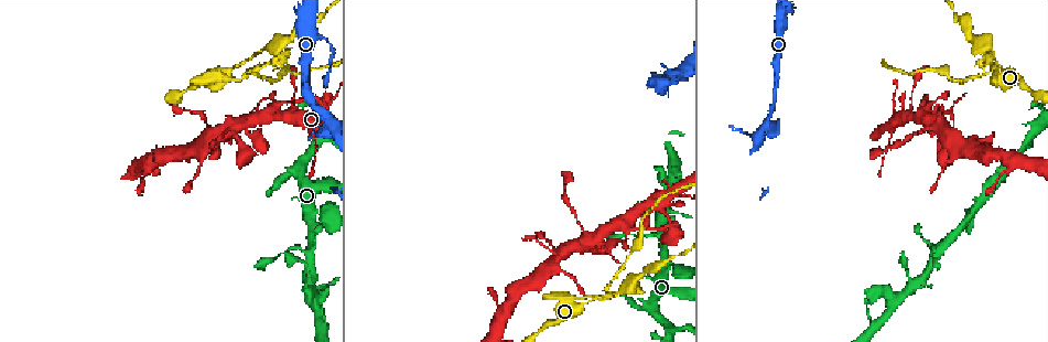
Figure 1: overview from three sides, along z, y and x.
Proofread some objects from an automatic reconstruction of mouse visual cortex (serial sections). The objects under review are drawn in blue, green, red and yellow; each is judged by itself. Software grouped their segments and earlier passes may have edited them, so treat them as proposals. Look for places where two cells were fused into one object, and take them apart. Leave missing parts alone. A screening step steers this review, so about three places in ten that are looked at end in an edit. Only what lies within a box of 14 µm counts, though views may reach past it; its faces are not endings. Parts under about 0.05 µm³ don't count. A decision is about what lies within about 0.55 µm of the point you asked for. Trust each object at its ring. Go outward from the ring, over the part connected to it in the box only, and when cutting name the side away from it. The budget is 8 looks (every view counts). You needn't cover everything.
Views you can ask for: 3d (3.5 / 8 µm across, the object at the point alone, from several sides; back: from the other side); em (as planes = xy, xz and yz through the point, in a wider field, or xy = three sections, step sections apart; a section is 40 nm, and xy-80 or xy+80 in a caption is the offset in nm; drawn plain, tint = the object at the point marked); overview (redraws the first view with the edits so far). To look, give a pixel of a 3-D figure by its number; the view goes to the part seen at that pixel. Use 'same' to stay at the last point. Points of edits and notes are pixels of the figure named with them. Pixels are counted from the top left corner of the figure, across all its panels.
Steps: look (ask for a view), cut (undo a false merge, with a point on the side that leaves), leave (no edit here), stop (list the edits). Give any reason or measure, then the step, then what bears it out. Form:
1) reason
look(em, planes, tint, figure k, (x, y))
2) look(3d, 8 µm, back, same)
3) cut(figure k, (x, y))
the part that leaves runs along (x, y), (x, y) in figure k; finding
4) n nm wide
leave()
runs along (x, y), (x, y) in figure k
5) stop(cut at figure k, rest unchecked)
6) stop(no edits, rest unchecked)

look(3d, 3.5 µm, figure 1, (962, 228))

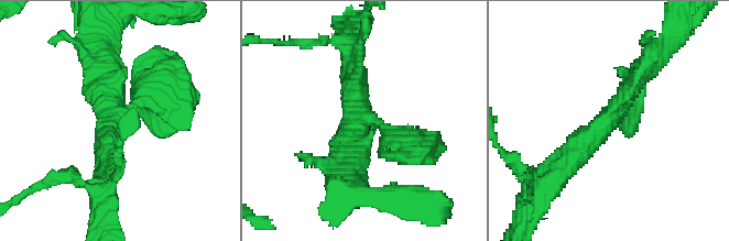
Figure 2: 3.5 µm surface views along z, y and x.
3 arms; arms of 300, 350, 350 nm
look(em, xy, step 2, tint, figure 2, (608, 116))

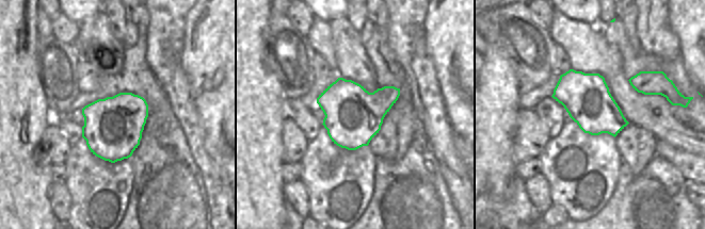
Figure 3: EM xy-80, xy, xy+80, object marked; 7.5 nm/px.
leave()
continuous, no second cell

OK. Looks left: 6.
three-way junction
look(em, xy, step 3, tint, figure 1, (301, 172))

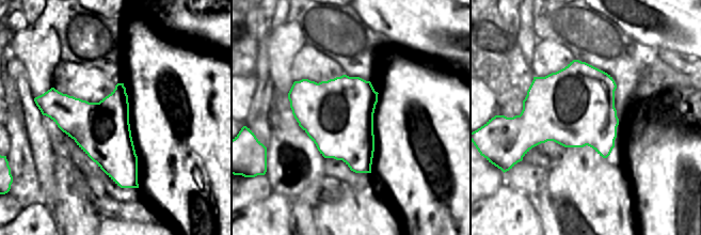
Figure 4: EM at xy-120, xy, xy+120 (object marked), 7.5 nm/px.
look(3d, 3.5 µm, same)

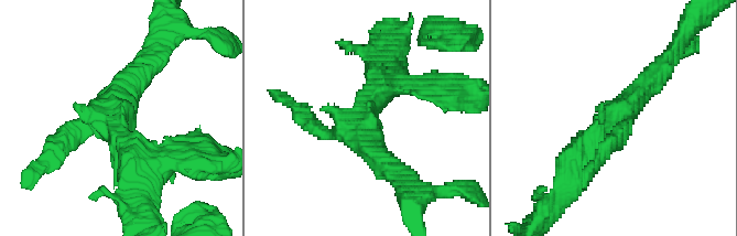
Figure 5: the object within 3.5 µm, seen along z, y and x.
leave()
runs along (568, 185), (580, 161), (661, 66) in figure 5; one cell here

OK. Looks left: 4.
sharp bend
look(3d, 8 µm, figure 1, (999, 70))

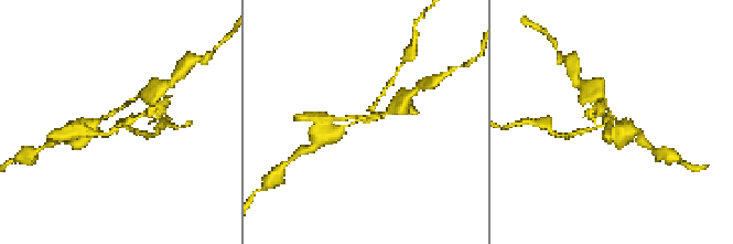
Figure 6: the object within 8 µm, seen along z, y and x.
3 arms; arms of 150, 150, 150 nm
look(em, xy, step 5, tint, figure 6, (124, 123))

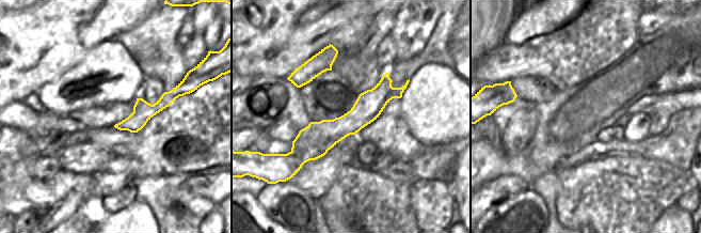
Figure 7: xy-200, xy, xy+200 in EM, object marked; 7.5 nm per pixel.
leave()
runs along (400, 90), (383, 92), (299, 162) in figure 7; one cell here

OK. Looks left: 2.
abrupt turn
look(3d, 8 µm, figure 1, (769, 116))

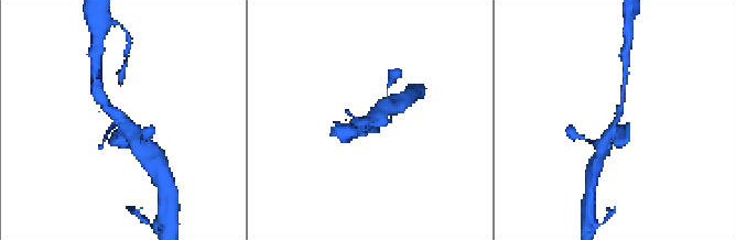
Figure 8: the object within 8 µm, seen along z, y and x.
now the EM
look(em, xy, step 1, tint, figure 8, (365, 120))

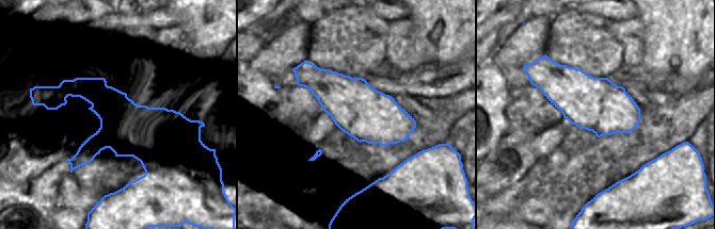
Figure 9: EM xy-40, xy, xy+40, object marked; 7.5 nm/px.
leave()
runs along (100, 95), (105, 106), (139, 142) in figure 8; all the same cell

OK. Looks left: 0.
stop(no edits, rest unchecked)

